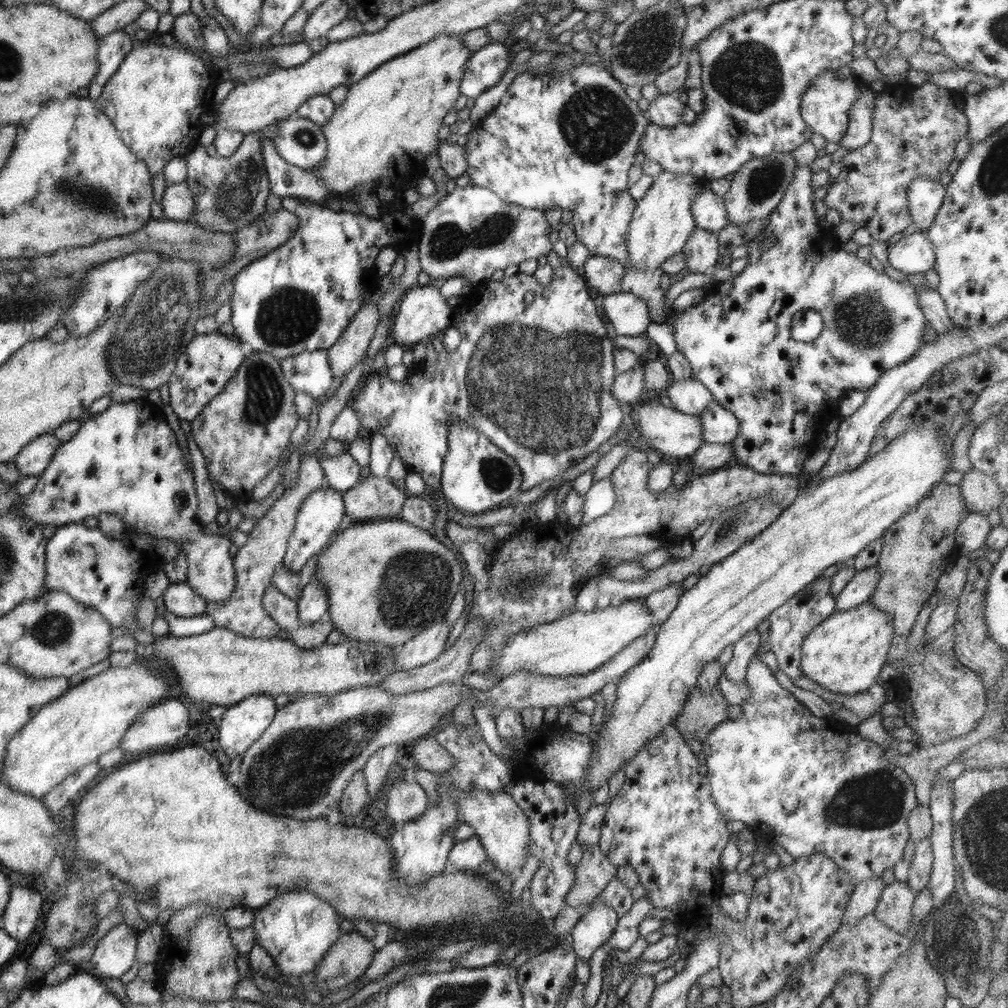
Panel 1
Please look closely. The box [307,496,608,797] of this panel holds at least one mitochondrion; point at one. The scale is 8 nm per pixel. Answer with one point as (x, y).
(415, 580)

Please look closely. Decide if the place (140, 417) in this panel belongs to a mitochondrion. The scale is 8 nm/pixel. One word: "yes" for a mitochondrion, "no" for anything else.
no

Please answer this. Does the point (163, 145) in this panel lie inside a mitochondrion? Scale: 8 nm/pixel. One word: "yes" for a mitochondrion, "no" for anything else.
no

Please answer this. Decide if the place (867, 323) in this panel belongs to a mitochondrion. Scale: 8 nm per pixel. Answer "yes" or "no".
yes

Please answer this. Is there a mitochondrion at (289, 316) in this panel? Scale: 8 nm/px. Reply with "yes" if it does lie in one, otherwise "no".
yes

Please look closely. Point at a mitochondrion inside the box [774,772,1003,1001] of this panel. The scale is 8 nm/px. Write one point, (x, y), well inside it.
(956, 964)

